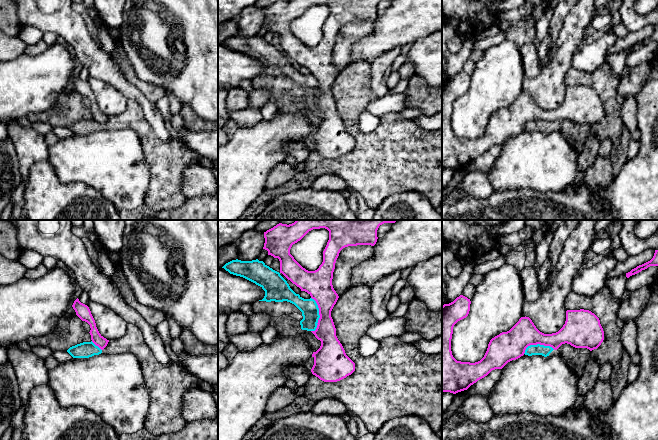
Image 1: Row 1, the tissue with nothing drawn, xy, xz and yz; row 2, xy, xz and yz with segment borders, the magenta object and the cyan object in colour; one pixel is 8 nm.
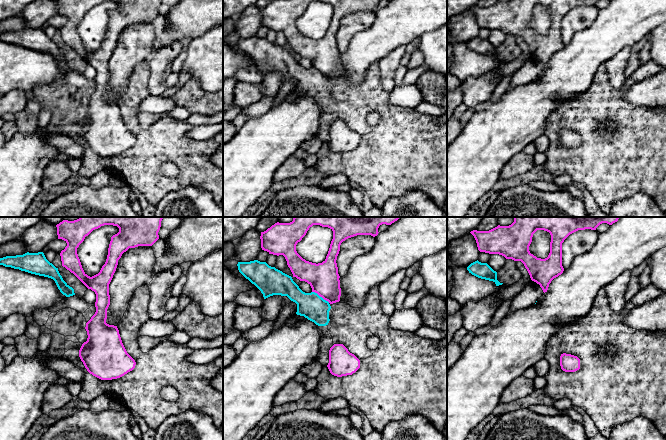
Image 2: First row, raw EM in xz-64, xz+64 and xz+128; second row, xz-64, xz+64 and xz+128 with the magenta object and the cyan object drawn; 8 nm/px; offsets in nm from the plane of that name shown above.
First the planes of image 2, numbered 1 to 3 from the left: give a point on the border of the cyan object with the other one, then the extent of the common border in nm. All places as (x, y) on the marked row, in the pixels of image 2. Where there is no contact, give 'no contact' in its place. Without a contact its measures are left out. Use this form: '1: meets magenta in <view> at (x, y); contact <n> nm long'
1: no contact
2: meets magenta in xz+64 at (321, 296); contact 170 nm long
3: no contact

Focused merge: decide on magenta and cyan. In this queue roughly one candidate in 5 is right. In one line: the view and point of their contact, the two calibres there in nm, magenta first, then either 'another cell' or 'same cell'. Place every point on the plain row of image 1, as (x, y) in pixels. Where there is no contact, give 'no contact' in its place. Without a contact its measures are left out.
xz (319, 90) | 220/140 nm | another cell

